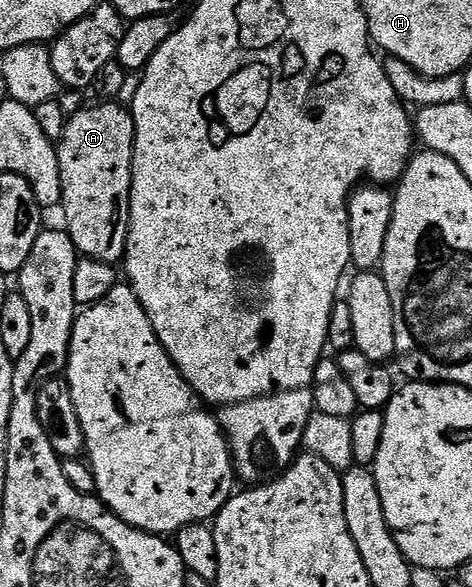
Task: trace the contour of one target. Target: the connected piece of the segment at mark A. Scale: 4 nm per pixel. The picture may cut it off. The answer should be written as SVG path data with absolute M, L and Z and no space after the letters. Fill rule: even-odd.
M101 101L69 115L69 124L56 144L63 181L60 210L65 211L64 230L86 259L114 265L125 258L129 236L129 198L133 180L133 142L137 130L128 106Z

